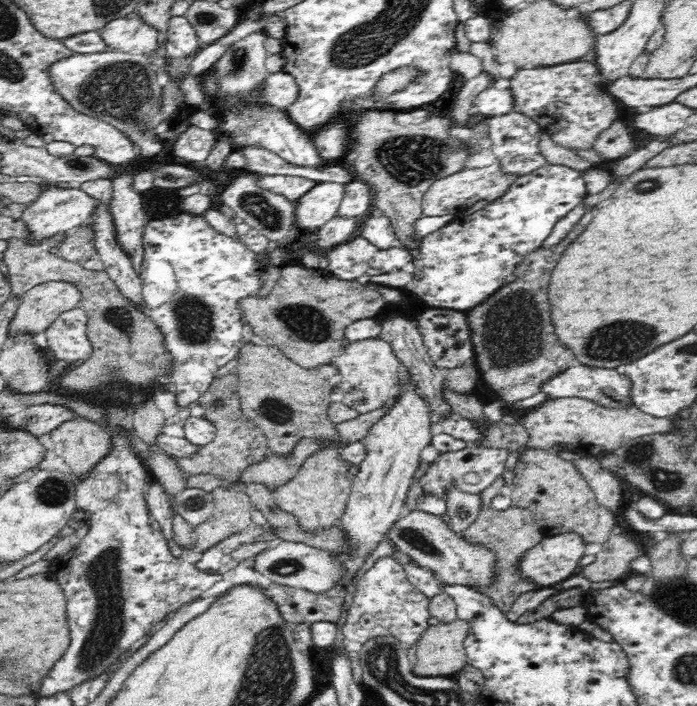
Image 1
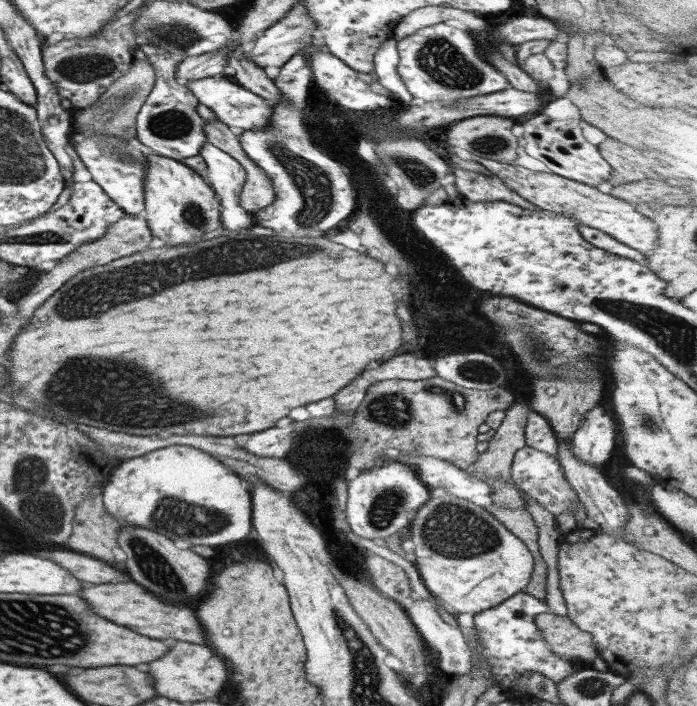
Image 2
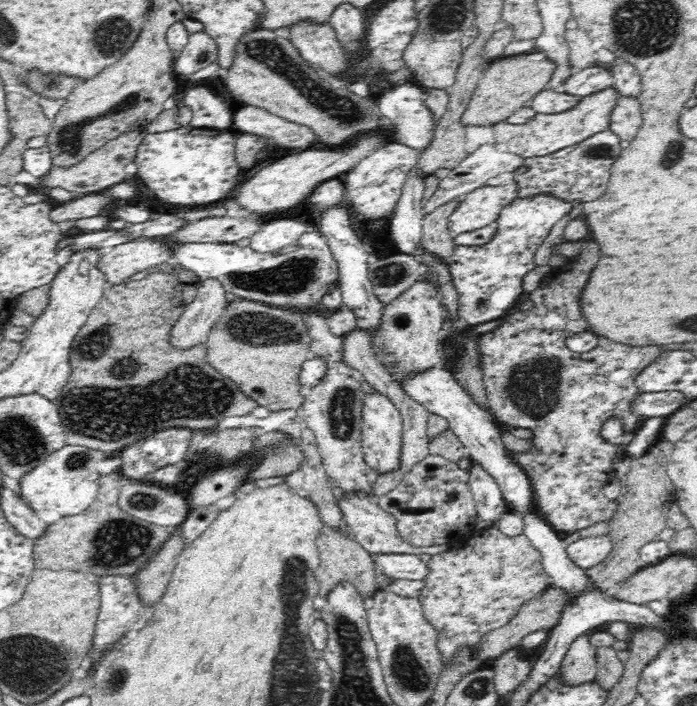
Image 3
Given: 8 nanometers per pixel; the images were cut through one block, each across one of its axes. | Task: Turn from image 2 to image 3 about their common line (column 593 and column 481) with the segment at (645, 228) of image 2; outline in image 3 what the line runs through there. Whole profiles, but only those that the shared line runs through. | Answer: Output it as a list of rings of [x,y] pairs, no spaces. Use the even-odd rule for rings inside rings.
[[[518,184],[482,186],[465,194],[455,212],[448,218],[448,228],[456,234],[472,232],[493,225],[502,208],[518,198]]]

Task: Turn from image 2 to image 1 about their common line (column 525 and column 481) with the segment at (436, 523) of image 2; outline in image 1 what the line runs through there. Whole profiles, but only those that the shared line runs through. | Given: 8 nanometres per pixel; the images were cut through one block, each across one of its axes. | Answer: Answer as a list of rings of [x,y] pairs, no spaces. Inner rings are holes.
[[[422,510],[410,511],[407,516],[394,522],[386,538],[389,538],[400,552],[407,554],[416,563],[436,574],[443,584],[462,586],[490,586],[494,582],[496,555],[486,545],[470,543],[464,534],[452,530],[441,517]]]

